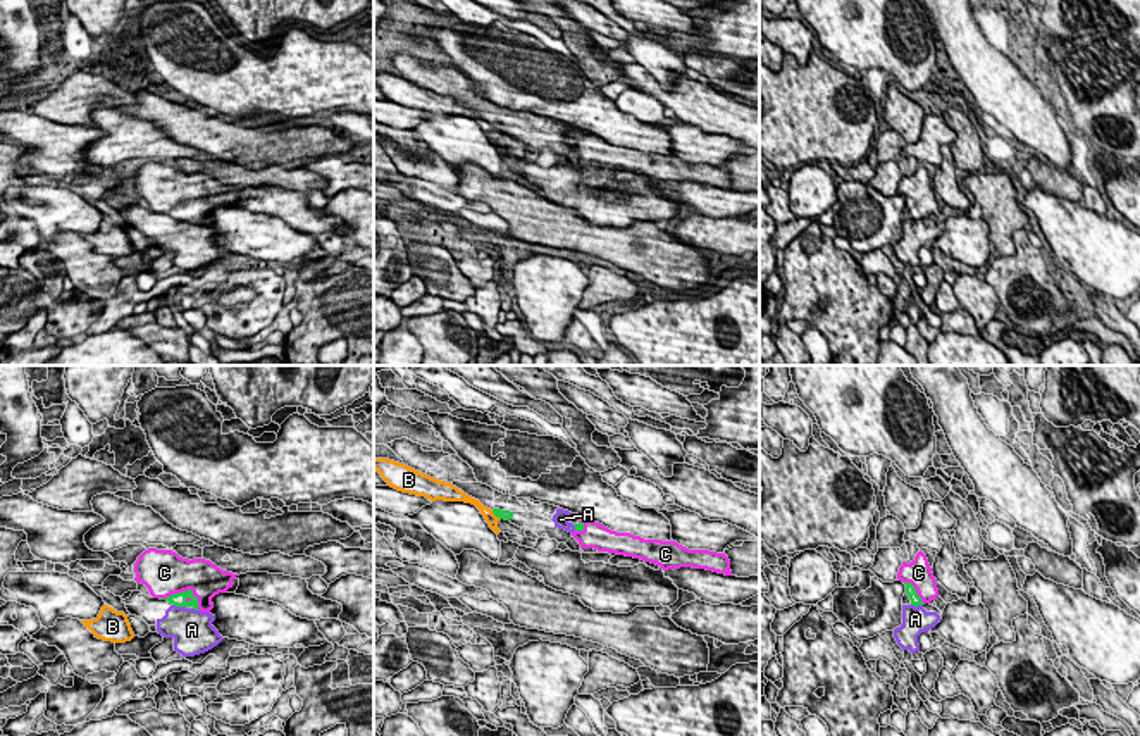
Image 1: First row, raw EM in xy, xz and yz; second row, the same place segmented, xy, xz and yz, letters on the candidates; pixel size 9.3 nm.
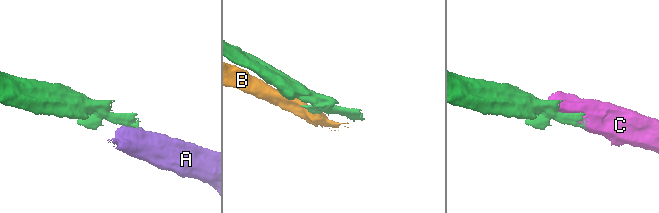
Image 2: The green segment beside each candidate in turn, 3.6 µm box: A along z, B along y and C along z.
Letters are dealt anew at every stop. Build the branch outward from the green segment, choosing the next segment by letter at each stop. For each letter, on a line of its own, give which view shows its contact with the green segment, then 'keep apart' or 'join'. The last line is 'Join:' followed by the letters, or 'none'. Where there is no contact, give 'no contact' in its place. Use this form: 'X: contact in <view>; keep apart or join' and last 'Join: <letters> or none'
A: contact in xy; keep apart
B: contact in xz; keep apart
C: contact in xy; join
Join: C

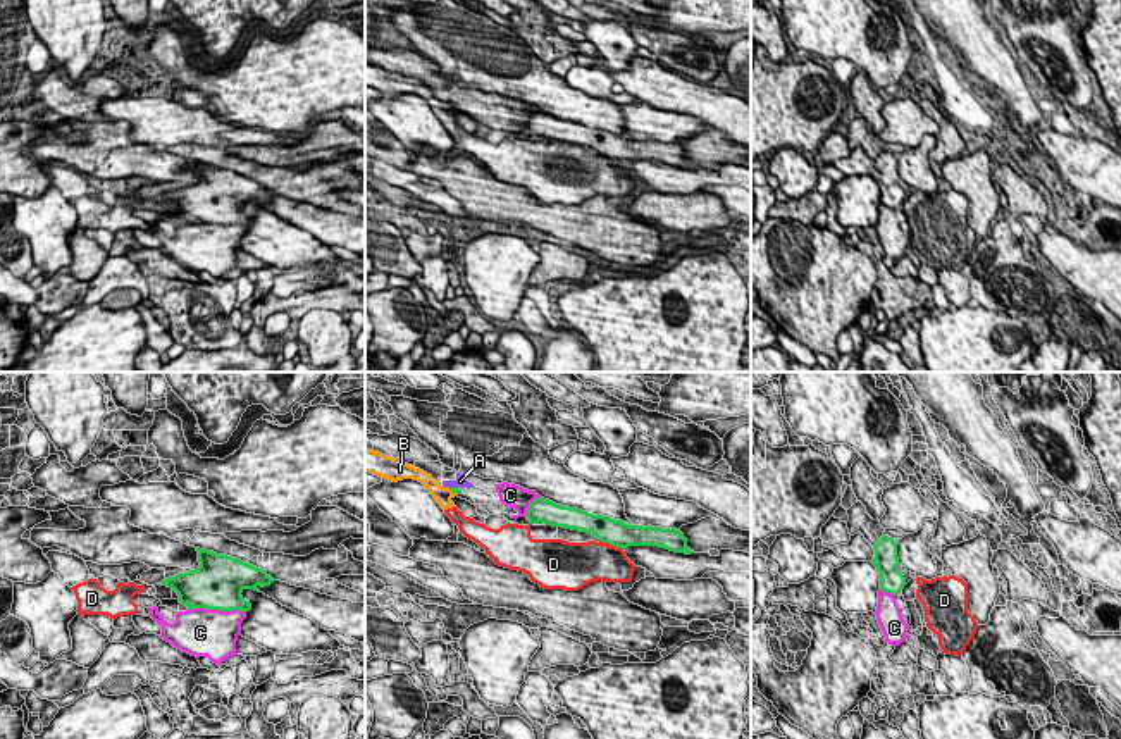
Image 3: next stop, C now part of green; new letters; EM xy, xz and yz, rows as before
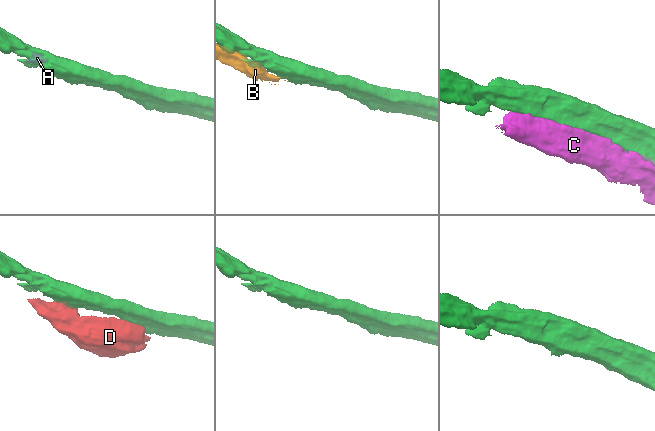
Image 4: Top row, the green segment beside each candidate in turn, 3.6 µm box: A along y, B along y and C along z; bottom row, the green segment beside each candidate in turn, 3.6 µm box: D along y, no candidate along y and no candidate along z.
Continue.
A: contact in xz; keep apart
B: contact in xz; keep apart
C: contact in xy; keep apart
D: contact in xz; keep apart
Join: none

